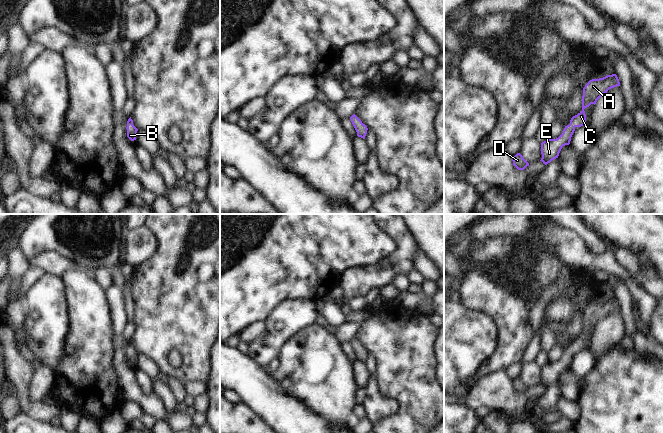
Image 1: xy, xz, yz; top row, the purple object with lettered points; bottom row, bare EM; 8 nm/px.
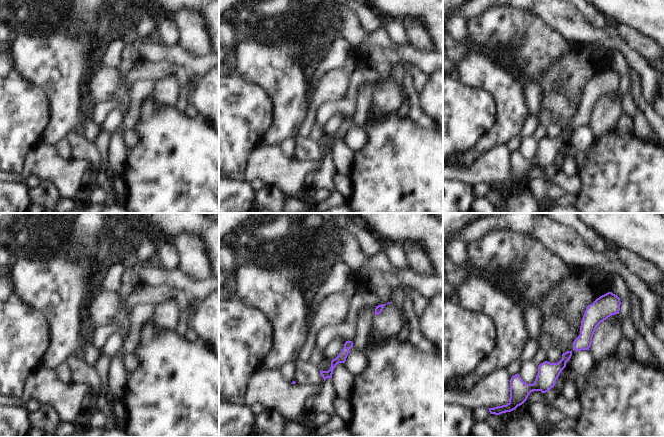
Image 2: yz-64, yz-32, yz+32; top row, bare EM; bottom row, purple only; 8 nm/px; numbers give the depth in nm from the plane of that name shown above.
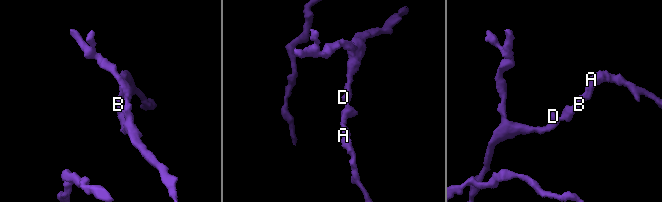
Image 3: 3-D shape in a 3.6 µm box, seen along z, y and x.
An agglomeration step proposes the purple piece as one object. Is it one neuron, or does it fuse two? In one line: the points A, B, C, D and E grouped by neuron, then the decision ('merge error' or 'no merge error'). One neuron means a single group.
A B C D E; no merge error

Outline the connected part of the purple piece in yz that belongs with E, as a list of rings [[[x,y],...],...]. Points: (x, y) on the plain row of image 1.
[[[616,298],[607,299],[603,302],[590,304],[583,312],[582,335],[573,340],[570,348],[565,350],[563,357],[556,363],[547,363],[541,367],[542,385],[545,389],[558,382],[563,370],[569,369],[576,351],[586,349],[586,338],[584,333],[597,324],[611,312],[620,310]]]

